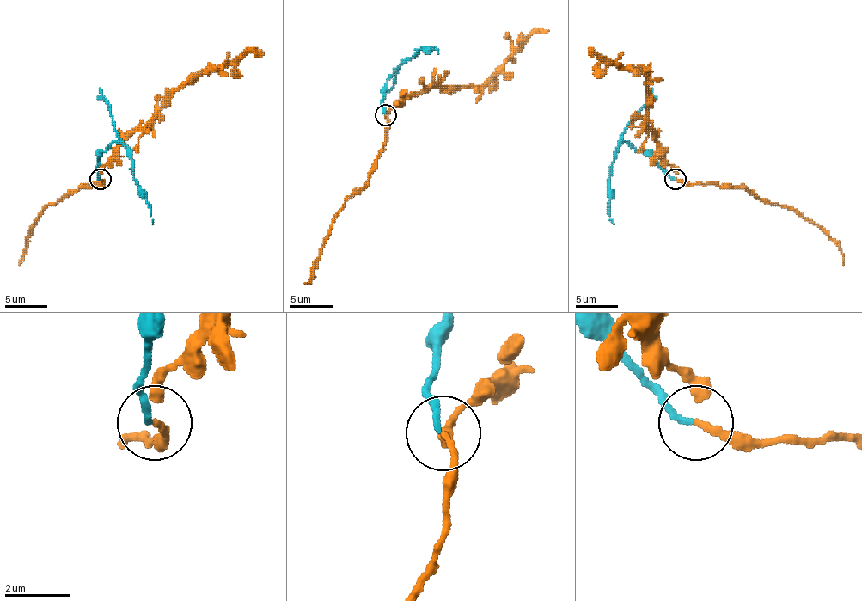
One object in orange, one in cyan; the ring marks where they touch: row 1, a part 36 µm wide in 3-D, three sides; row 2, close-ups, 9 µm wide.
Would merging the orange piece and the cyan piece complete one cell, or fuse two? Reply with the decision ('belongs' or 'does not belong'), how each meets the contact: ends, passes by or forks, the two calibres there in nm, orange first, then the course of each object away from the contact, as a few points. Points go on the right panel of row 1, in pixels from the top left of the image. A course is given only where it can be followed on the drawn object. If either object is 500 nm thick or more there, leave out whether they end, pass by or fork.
belongs | orange passes by | cyan ends | 200/170 nm | orange via (675, 180), (675, 171), (654, 139), (645, 120), (645, 77), (625, 67), (608, 64), (593, 50), (590, 54) | cyan via (675, 180), (650, 158), (622, 141), (612, 164), (609, 209), (614, 223)

